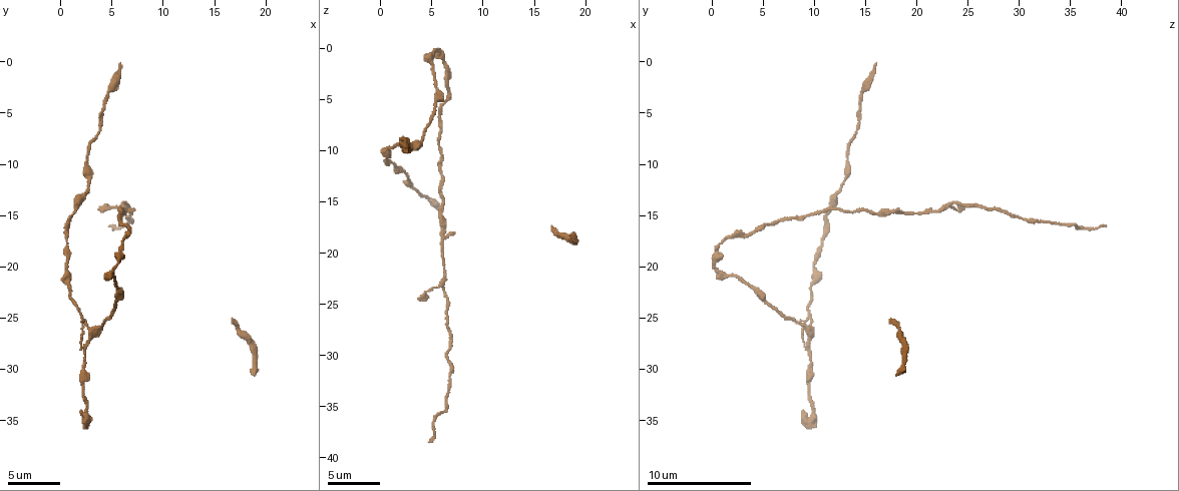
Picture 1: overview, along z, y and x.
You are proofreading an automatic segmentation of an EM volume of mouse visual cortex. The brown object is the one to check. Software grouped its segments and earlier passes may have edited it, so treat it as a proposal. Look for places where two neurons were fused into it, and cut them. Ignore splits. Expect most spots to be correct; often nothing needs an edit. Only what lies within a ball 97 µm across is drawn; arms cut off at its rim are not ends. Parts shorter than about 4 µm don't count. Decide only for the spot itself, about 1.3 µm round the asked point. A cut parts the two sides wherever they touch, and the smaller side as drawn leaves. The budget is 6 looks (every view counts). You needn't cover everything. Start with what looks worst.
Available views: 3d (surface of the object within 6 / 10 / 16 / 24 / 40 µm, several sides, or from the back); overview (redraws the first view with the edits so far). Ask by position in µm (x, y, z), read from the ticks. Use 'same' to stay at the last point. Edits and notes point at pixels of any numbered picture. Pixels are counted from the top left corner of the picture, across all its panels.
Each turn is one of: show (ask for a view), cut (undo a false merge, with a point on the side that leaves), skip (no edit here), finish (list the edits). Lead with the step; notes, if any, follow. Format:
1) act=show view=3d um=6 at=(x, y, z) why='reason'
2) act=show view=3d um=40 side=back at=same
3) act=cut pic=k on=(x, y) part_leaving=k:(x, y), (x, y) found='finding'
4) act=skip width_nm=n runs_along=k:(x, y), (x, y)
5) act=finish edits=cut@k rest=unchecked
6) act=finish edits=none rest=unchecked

act=show view=3d um=10 at=(5.8, 15.0, 9.6) why='thin neck'

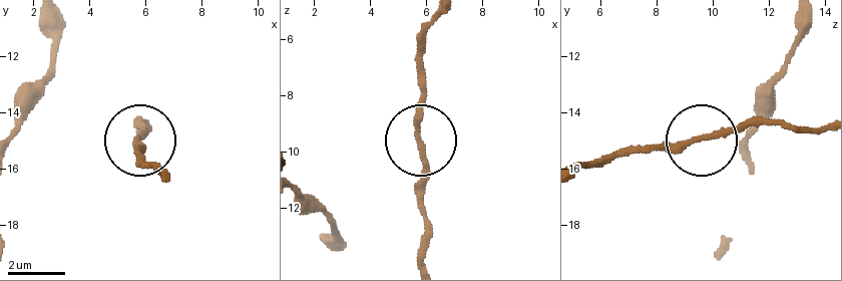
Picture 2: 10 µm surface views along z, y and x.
act=skip width_nm=200 runs_along=2:(579, 171), (622, 154), (771, 124) found='all the same neuron'

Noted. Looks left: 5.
act=show view=3d um=6 at=(5.4, 19.4, 0.2)

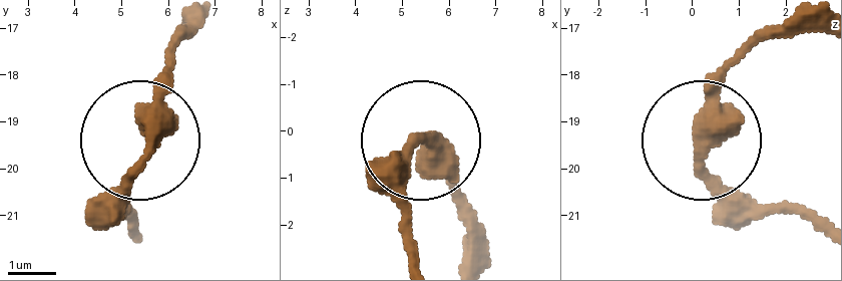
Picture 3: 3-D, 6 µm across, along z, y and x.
act=skip side_arm_um=44 runs_along=3:(718, 149), (698, 124), (714, 76), (742, 45) found='one neuron here'

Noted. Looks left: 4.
act=show view=3d um=16 at=(6.0, 14.8, 18.6)

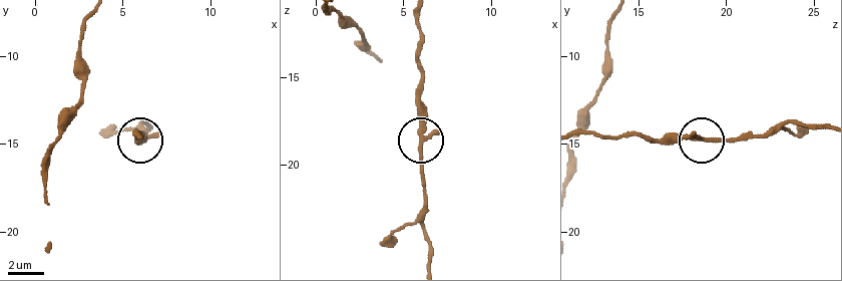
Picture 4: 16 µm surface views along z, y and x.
act=show view=3d um=16 side=back at=(6.2, 14.7, 18.4) why='other side'

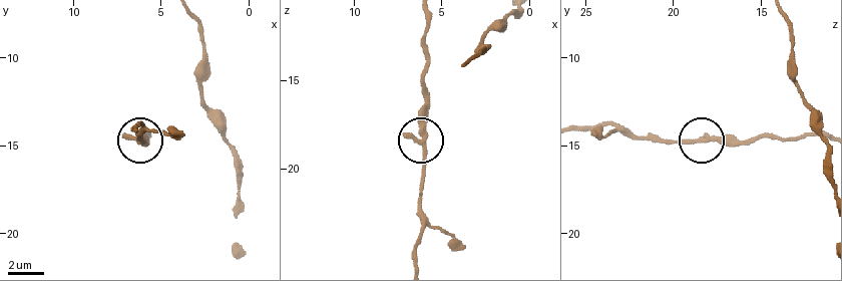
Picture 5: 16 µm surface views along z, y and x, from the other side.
act=skip width_nm=310 runs_along=5:(428, 17), (424, 39), (421, 191) found='continuous, no second neuron'

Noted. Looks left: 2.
act=finish edits=none rest=unchecked

